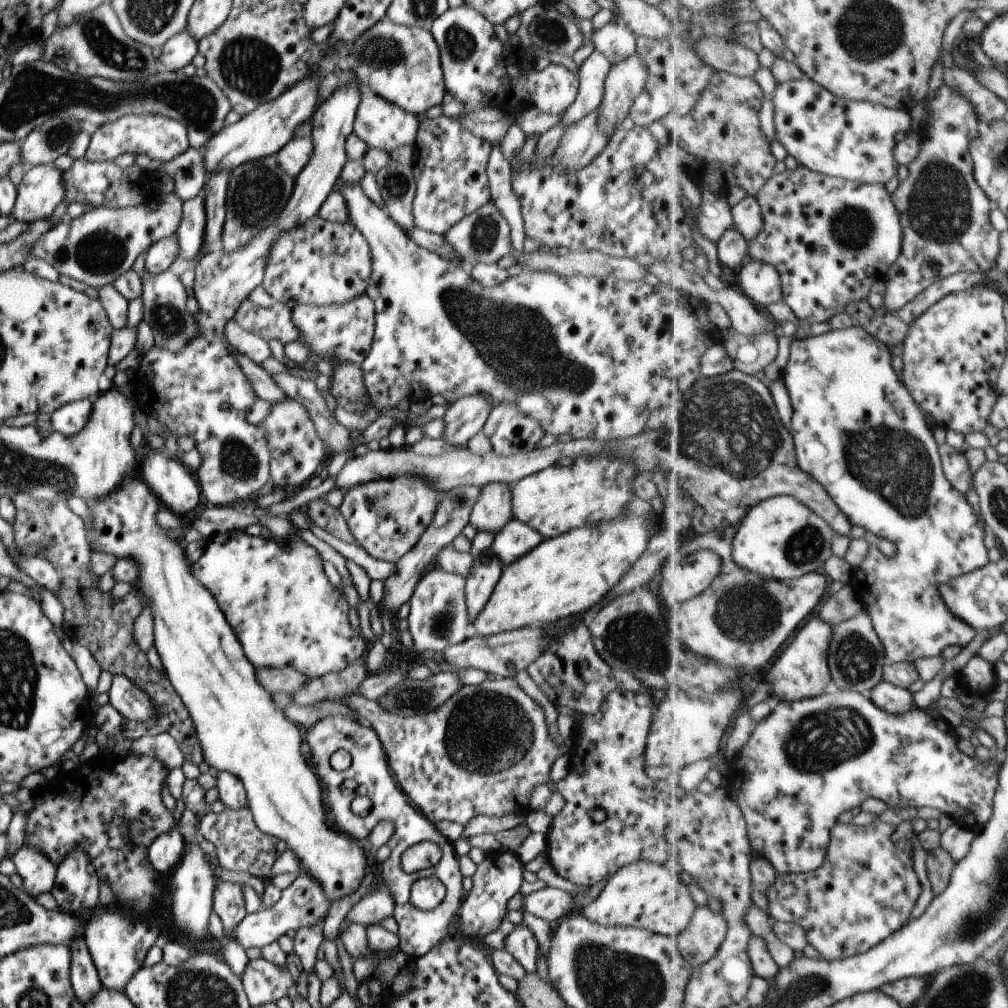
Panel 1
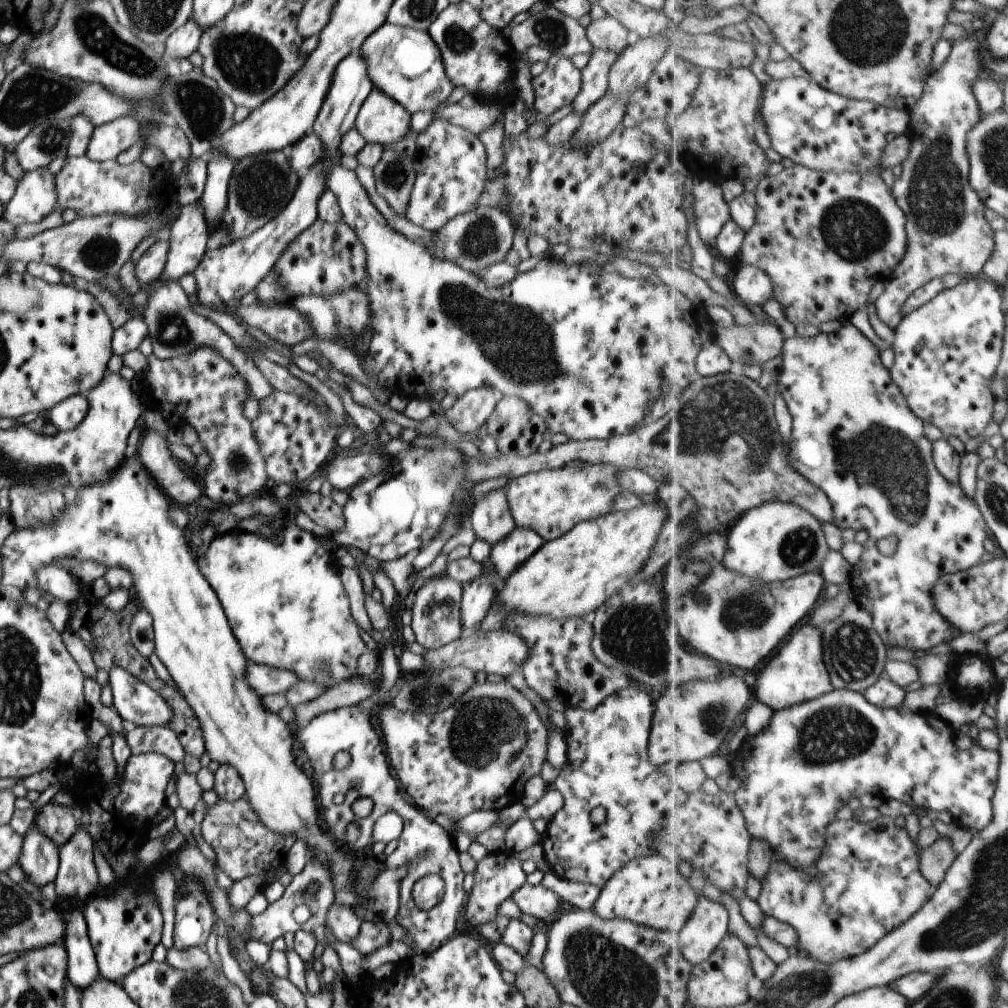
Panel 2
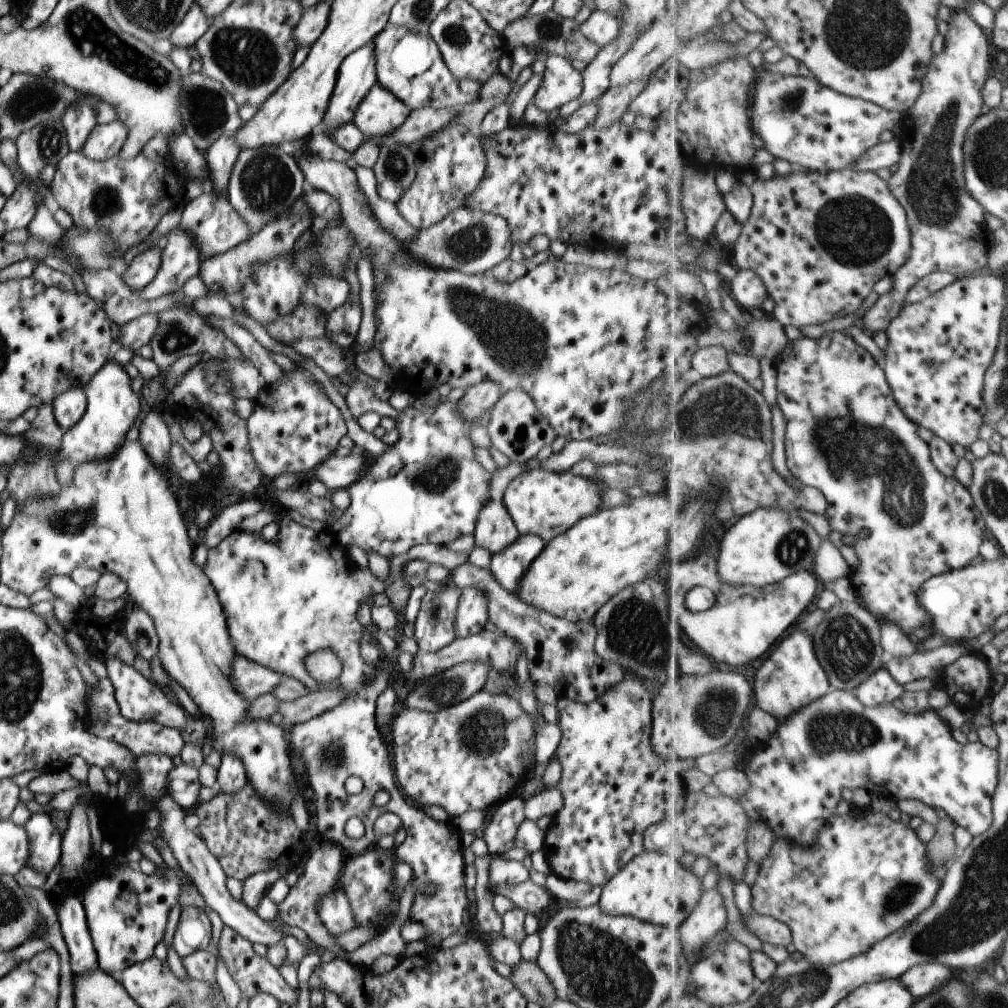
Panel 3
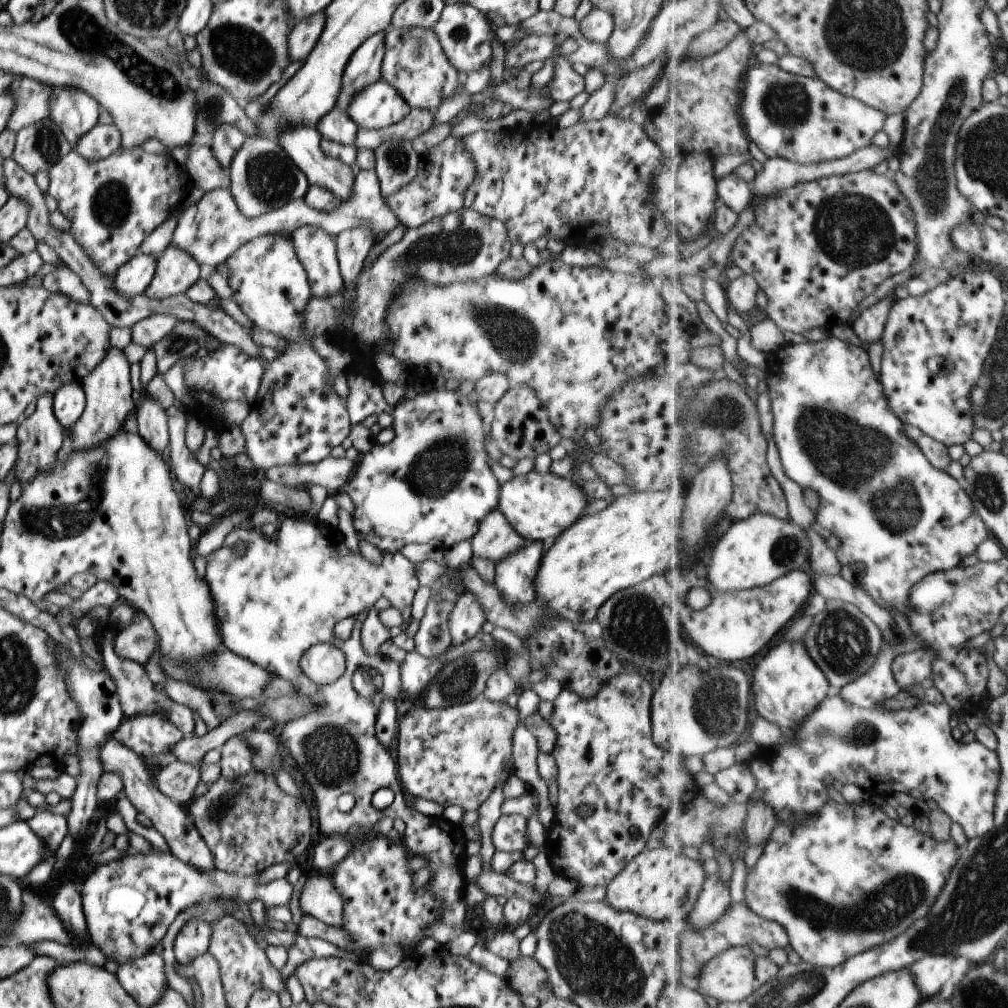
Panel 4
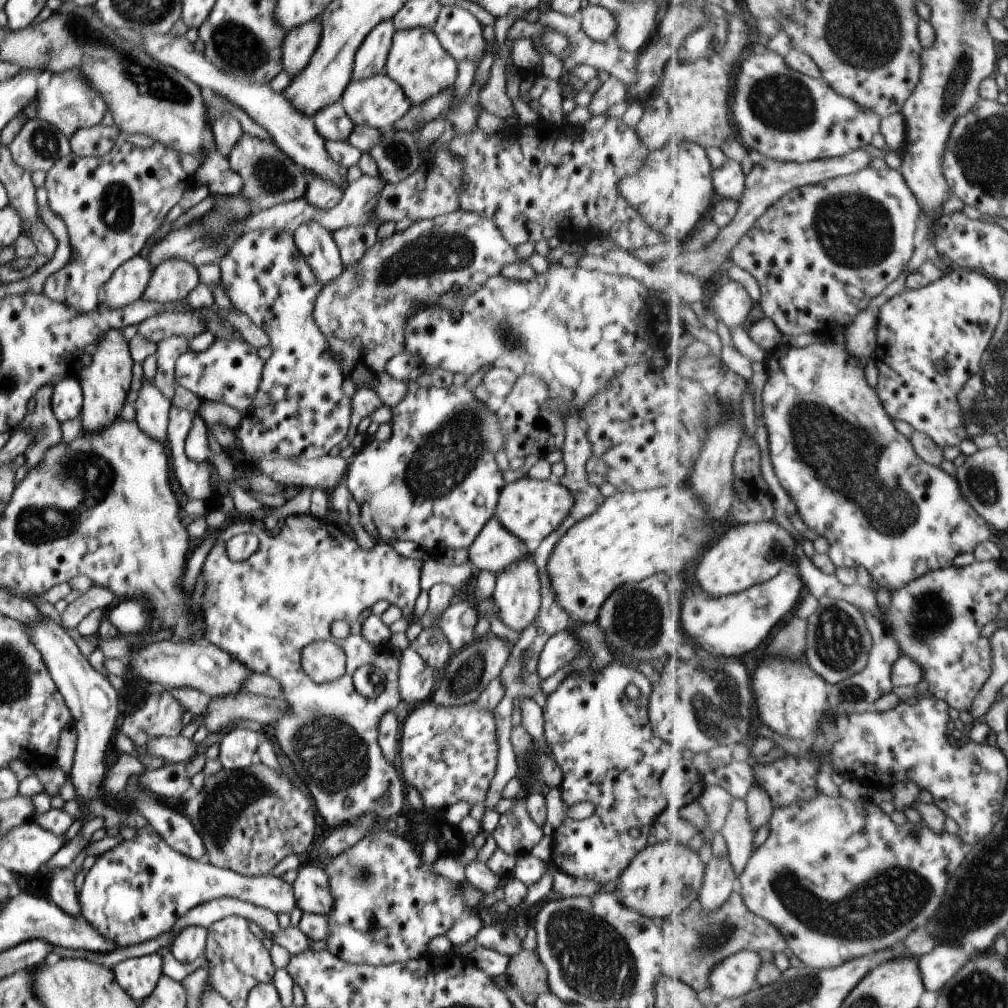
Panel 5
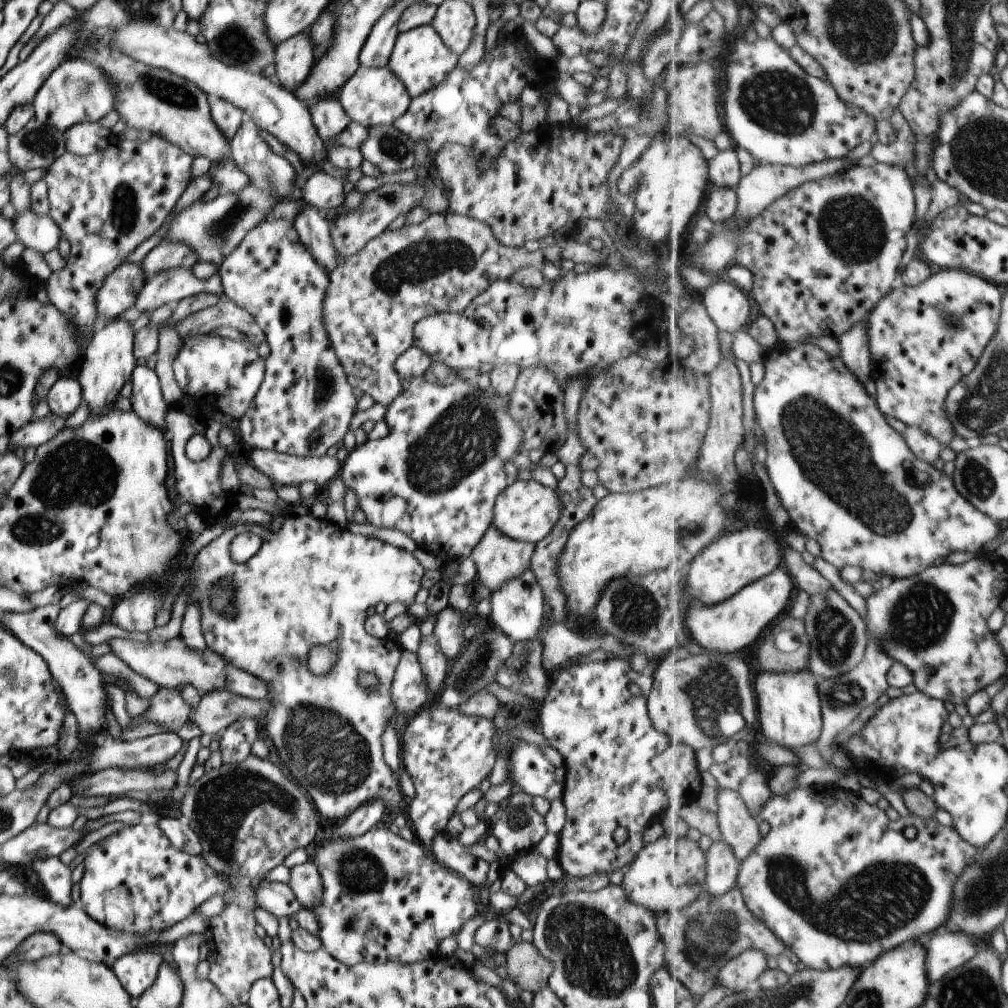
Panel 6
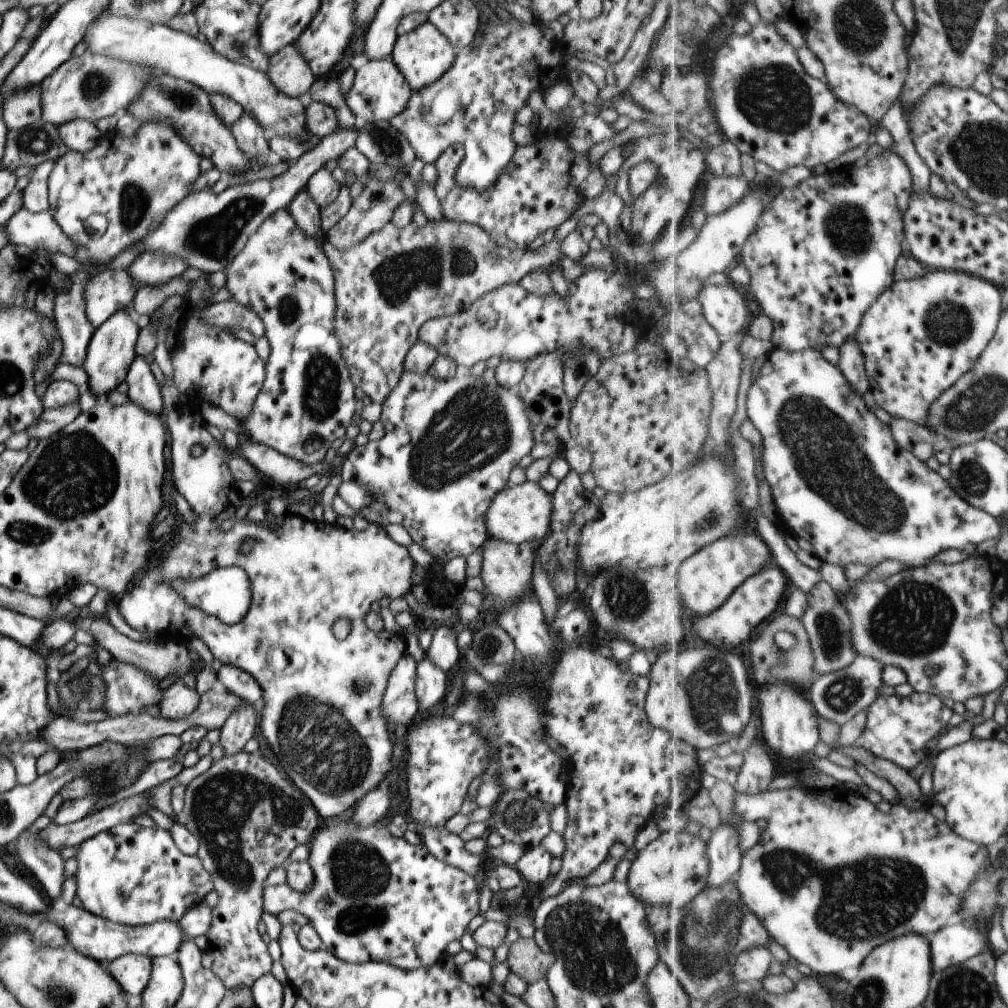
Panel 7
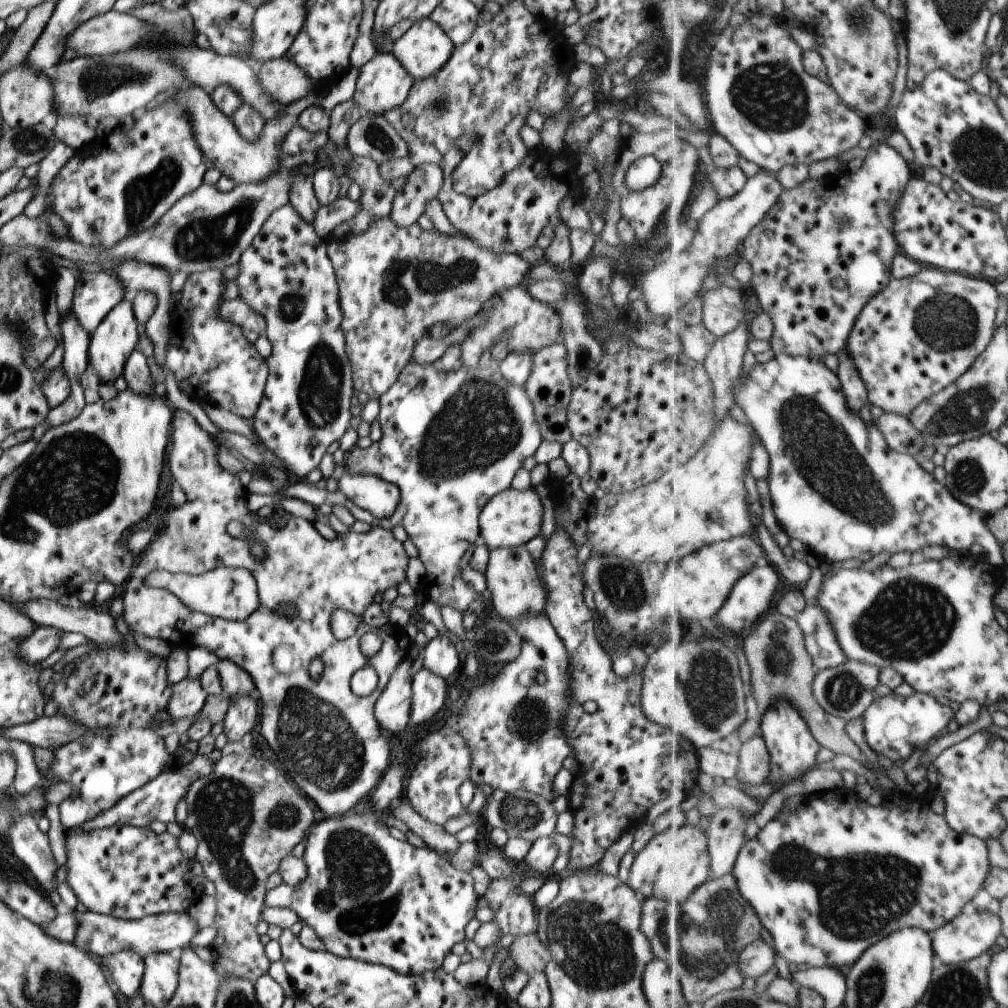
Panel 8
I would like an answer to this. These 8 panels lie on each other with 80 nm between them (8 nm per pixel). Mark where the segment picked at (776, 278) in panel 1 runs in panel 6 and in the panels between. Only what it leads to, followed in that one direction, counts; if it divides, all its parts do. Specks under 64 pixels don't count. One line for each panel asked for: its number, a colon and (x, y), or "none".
2: (752, 284)
3: (748, 289)
4: (742, 293)
5: (732, 302)
6: (729, 306)

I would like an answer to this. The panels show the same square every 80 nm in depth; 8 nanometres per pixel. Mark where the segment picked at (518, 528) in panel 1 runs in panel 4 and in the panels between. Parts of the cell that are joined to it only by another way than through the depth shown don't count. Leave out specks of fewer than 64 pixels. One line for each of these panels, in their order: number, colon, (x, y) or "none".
2: (505, 555)
3: (507, 565)
4: (513, 575)

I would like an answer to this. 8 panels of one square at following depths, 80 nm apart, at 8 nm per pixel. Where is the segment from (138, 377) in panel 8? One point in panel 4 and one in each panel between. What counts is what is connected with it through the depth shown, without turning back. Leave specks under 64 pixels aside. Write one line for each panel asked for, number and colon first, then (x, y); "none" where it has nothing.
4: (150, 416)
5: (151, 408)
6: (146, 400)
7: (142, 389)

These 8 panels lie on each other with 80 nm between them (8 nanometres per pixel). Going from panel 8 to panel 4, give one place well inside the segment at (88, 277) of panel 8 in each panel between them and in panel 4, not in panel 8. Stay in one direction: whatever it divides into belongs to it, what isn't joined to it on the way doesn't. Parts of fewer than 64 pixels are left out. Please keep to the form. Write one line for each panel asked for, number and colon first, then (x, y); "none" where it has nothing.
4: (131, 279)
5: (126, 284)
6: (118, 291)
7: (106, 292)

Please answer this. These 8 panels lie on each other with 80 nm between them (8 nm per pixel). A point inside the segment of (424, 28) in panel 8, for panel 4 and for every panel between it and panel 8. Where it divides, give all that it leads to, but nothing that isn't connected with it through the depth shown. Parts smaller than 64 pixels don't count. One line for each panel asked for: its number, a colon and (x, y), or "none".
4: (421, 89)
5: (416, 61)
6: (420, 60)
7: (423, 54)

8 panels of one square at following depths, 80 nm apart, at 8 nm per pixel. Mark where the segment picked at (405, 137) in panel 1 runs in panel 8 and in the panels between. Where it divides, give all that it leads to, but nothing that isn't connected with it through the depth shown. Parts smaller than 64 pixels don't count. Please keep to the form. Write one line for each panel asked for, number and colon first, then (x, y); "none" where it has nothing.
2: (381, 121)
3: (379, 113)
4: (377, 106)
5: (378, 102)
6: (370, 96)
7: (378, 91)
8: (382, 83)

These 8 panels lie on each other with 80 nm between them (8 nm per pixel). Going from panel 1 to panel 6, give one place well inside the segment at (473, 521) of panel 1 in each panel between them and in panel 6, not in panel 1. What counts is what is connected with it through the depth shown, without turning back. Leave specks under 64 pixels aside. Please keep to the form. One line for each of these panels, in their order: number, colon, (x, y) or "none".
2: (490, 518)
3: (493, 529)
4: (495, 538)
5: (493, 549)
6: (497, 558)

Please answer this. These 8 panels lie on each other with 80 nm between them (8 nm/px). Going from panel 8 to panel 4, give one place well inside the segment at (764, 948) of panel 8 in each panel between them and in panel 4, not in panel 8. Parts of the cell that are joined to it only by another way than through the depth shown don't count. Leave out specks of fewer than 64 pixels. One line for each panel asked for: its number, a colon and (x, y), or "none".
4: (729, 977)
5: (734, 977)
6: (749, 966)
7: (753, 964)

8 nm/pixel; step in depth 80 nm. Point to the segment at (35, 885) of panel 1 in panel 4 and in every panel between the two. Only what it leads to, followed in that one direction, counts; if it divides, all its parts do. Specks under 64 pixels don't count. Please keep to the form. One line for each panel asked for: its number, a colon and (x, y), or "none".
2: (38, 857)
3: (43, 839)
4: (50, 828)

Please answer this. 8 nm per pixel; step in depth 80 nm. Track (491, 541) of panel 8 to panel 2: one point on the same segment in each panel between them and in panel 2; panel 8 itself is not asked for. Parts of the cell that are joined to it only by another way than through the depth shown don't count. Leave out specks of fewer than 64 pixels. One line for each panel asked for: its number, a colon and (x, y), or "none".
2: (551, 501)
3: (544, 503)
4: (539, 506)
5: (529, 508)
6: (525, 511)
7: (521, 514)

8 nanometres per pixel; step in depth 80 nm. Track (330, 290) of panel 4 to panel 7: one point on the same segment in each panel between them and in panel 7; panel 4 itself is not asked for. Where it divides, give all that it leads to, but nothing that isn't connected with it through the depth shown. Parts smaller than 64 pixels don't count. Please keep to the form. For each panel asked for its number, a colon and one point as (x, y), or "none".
5: (315, 244)
6: (313, 232)
7: (305, 213)

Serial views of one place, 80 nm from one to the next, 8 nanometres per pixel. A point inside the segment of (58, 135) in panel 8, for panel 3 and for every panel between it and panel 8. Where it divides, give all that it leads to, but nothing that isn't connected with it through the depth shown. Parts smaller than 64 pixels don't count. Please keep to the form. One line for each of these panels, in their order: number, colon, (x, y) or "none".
3: (104, 141)
4: (102, 140)
5: (94, 141)
6: (83, 138)
7: (79, 135)

